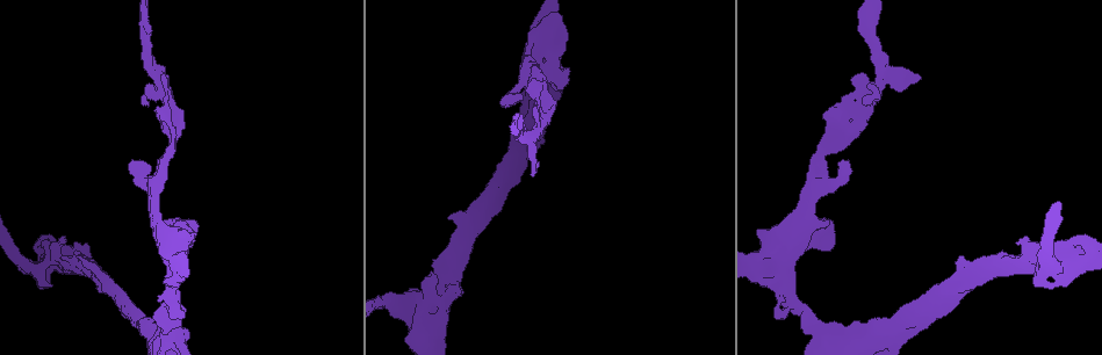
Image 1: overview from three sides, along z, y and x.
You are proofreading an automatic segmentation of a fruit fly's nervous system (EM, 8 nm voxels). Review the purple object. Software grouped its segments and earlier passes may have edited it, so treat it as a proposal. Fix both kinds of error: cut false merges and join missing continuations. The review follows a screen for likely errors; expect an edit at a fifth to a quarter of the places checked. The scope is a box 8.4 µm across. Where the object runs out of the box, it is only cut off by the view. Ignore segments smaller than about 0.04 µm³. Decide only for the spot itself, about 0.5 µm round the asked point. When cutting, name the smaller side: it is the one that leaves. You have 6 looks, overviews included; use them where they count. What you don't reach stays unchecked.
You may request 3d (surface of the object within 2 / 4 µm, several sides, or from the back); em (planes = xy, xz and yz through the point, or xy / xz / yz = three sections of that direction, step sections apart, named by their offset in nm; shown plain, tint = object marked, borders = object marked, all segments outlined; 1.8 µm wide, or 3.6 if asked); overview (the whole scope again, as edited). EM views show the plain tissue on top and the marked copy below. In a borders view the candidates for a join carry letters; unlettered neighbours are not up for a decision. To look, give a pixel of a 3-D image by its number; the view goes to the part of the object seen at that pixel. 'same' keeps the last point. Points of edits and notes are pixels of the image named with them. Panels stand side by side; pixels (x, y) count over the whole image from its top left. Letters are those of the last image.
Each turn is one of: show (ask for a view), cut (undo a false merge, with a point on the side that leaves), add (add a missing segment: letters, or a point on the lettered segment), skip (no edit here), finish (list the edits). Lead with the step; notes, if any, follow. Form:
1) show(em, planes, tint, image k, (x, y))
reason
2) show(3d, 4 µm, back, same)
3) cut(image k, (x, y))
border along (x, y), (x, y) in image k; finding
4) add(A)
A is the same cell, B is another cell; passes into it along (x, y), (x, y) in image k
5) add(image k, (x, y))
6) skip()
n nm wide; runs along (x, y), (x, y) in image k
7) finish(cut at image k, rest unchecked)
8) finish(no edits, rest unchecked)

show(3d, 4 µm, image 1, (848, 340))
branch point

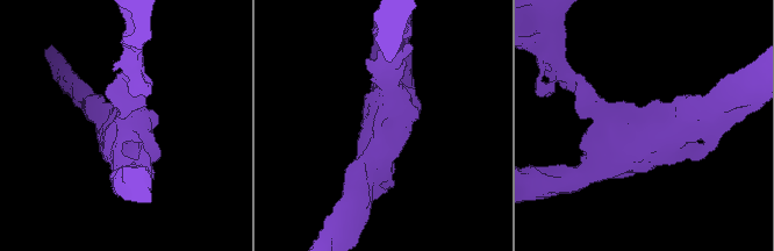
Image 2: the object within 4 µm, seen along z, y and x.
show(em, planes, tint, image 2, (643, 127))
3 arms; need the tissue

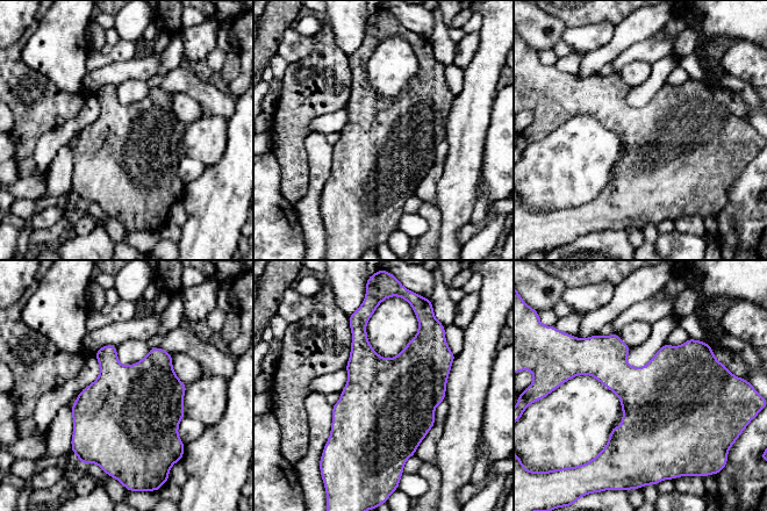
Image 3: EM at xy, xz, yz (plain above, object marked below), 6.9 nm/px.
show(em, planes, borders, same)

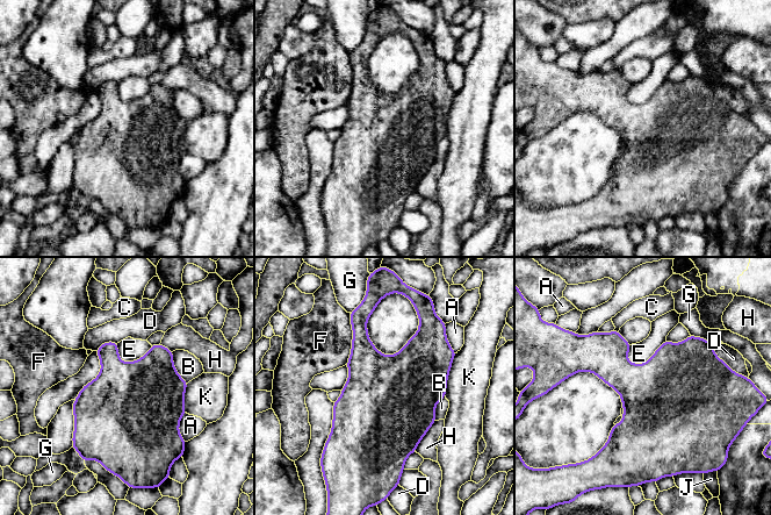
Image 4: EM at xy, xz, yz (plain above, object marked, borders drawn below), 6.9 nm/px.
skip()
F touches over 340 nm; A, B, C, D, E, F, G, H, J and K are other cells; one neuron here

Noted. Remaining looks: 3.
show(em, xy, step 4, borders, image 1, (158, 179))
sudden change in width

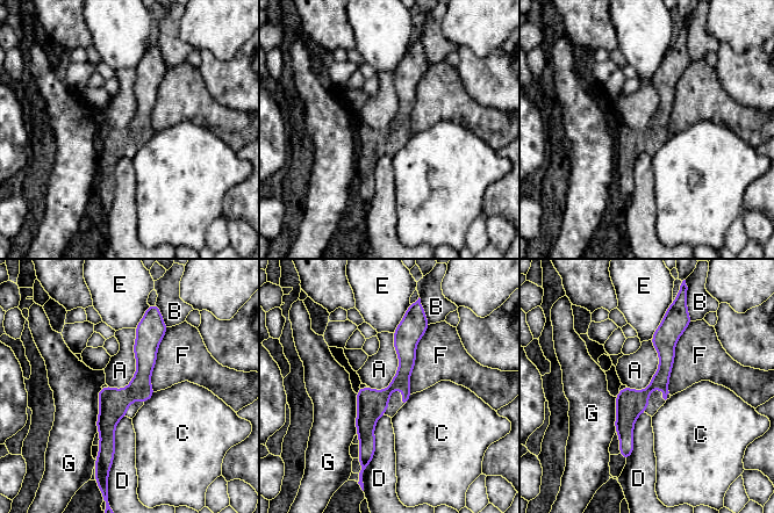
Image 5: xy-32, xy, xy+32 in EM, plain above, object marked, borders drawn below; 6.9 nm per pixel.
skip()
A, B, C, D, E, F and G are other cells; border along (135, 329), (135, 374), (108, 387) in image 5; continuous, no second neuron

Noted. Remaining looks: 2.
finish(no edits, rest unchecked)

